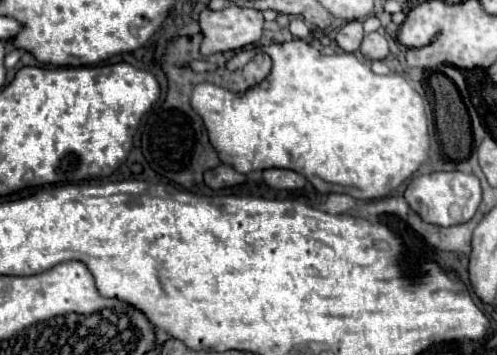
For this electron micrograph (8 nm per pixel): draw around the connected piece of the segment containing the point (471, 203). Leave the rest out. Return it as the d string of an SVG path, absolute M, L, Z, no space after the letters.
M435 171L435 173L429 173L429 175L415 177L407 185L403 197L409 203L409 207L425 223L449 227L449 225L467 223L475 215L475 211L477 211L477 207L481 203L481 185L479 185L479 179L475 175L469 175L469 173L461 173L461 171Z

